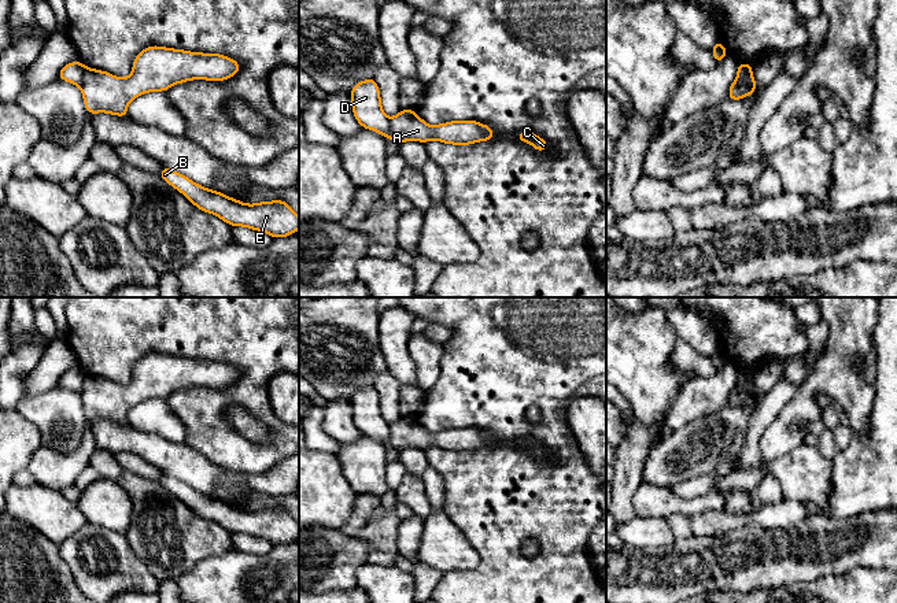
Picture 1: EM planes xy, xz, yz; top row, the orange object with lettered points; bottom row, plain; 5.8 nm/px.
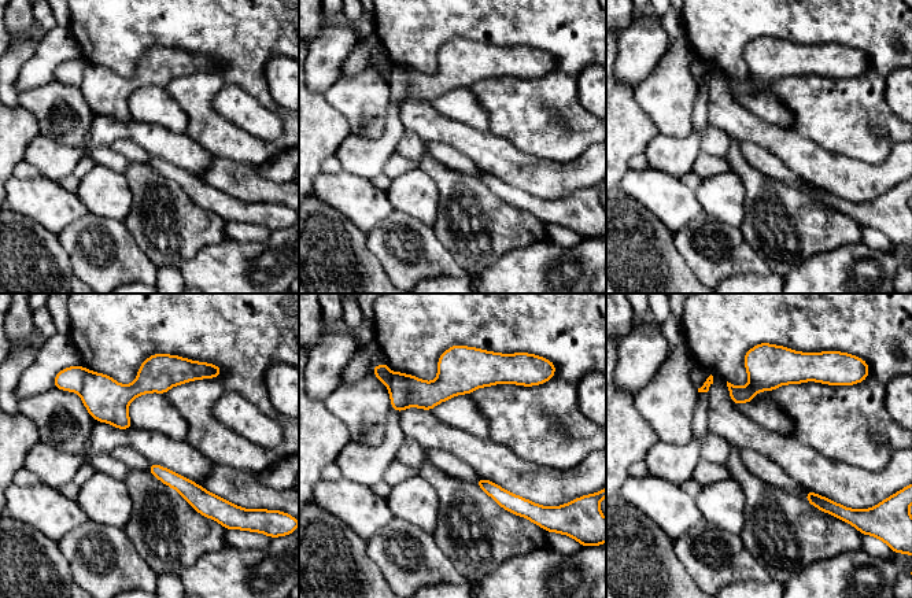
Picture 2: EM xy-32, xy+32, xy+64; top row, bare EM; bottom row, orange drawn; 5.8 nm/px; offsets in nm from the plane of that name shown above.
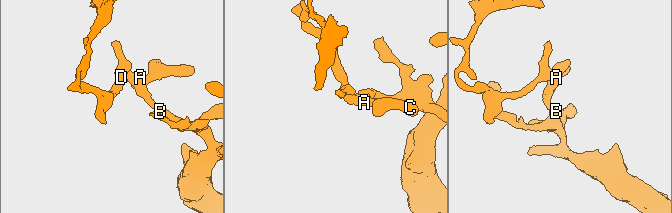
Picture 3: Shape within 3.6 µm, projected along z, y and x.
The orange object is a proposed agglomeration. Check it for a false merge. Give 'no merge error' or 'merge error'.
merge error

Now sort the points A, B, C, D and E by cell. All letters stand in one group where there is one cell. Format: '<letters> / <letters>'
A B C E / D

